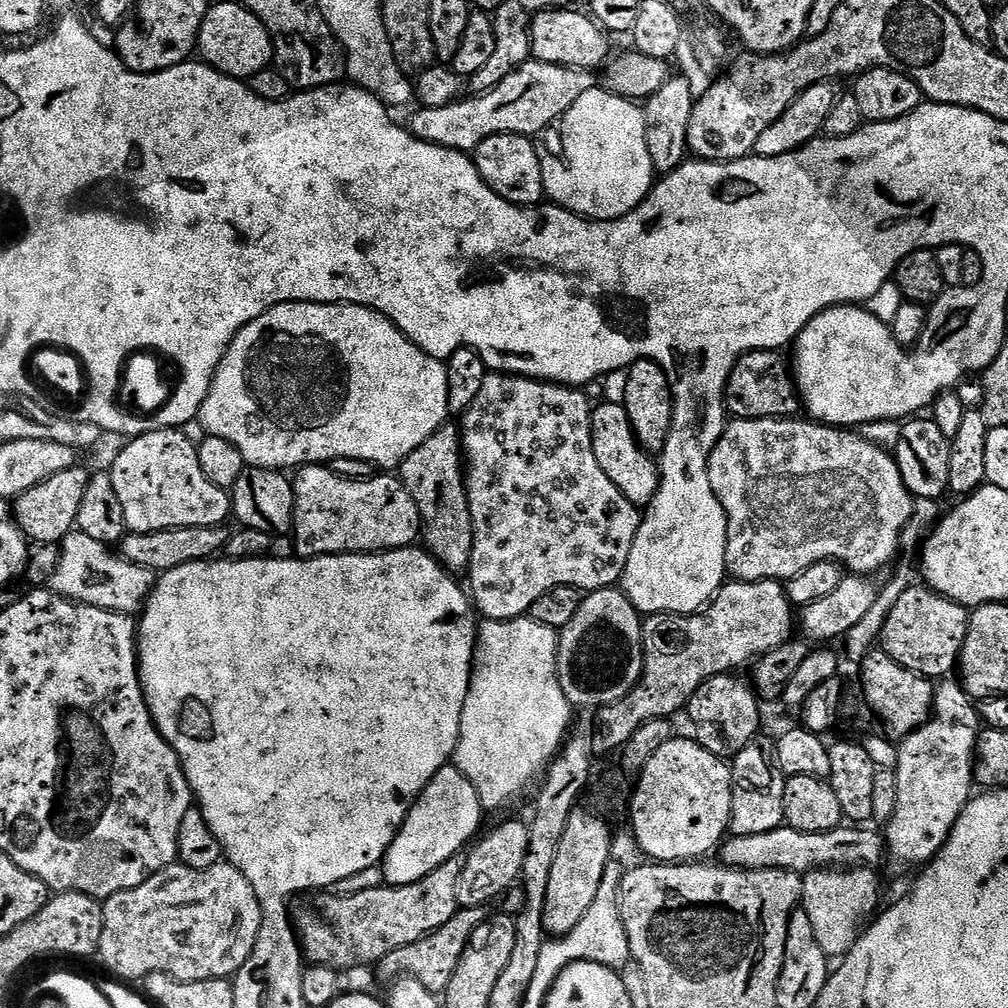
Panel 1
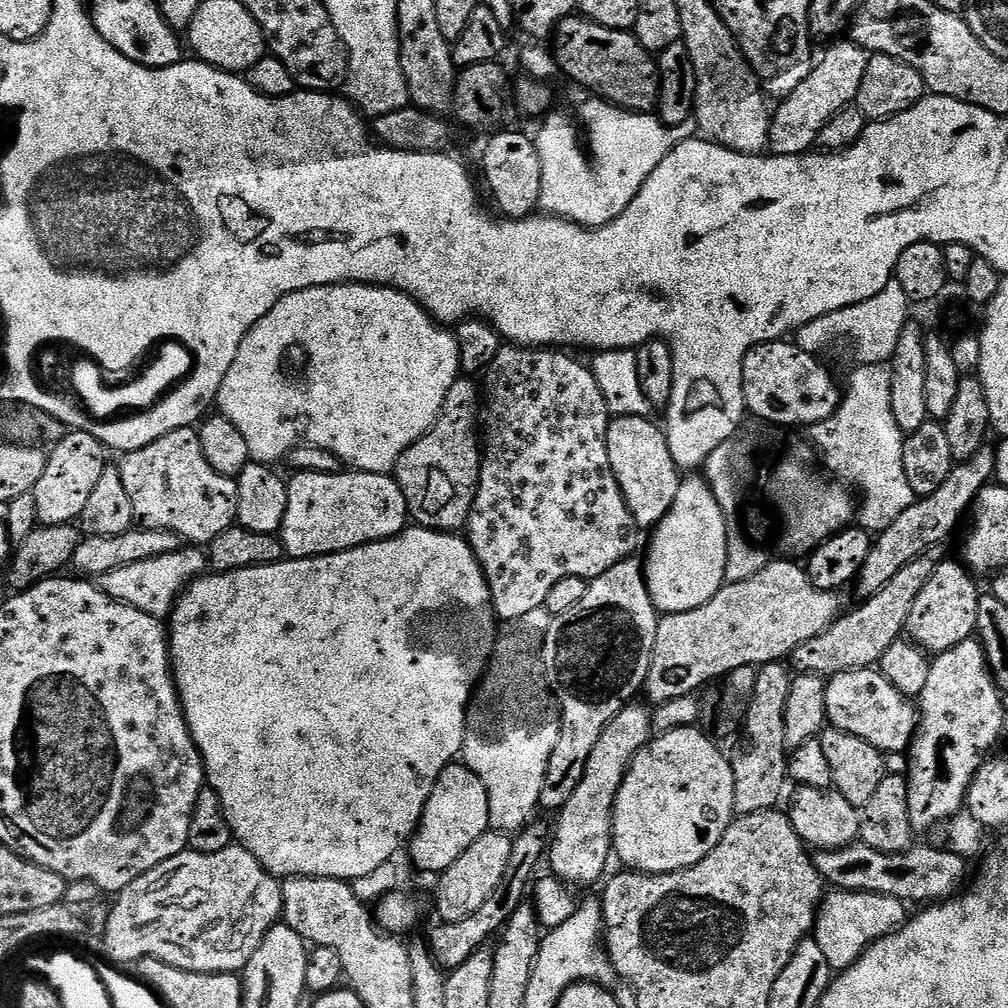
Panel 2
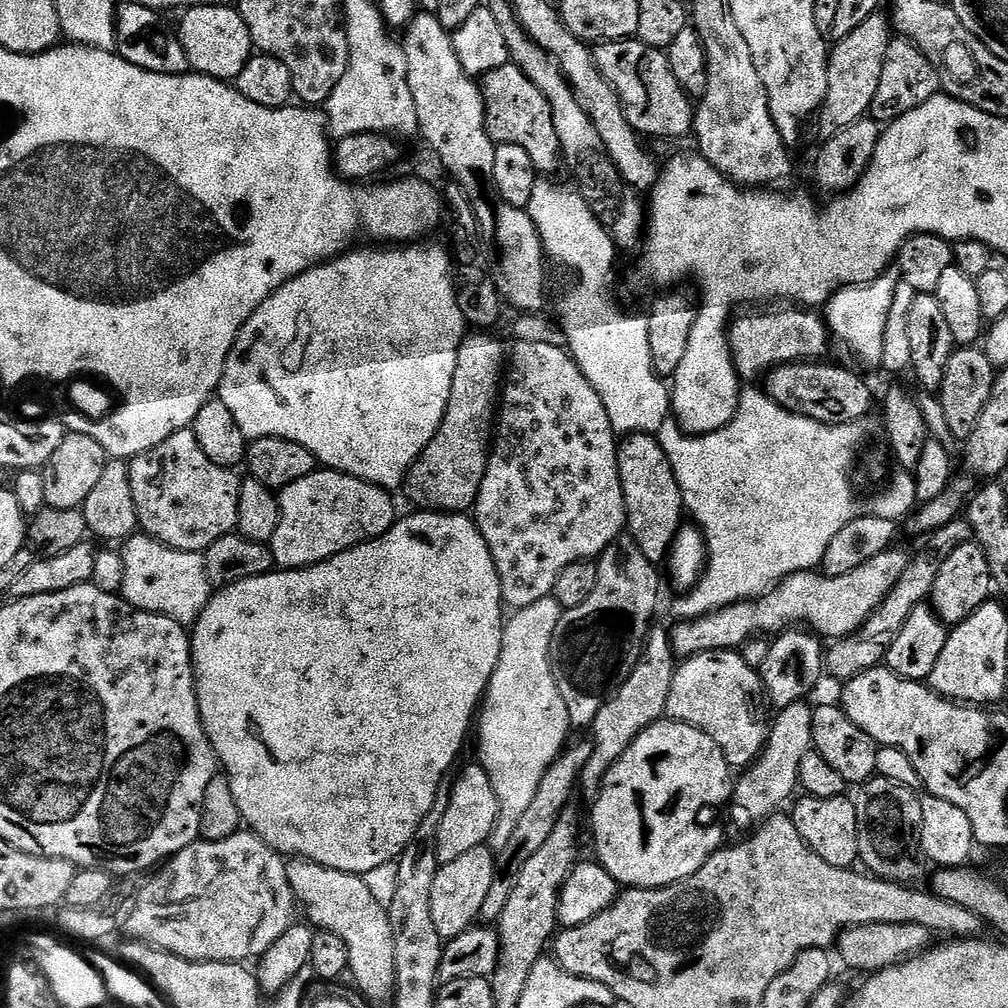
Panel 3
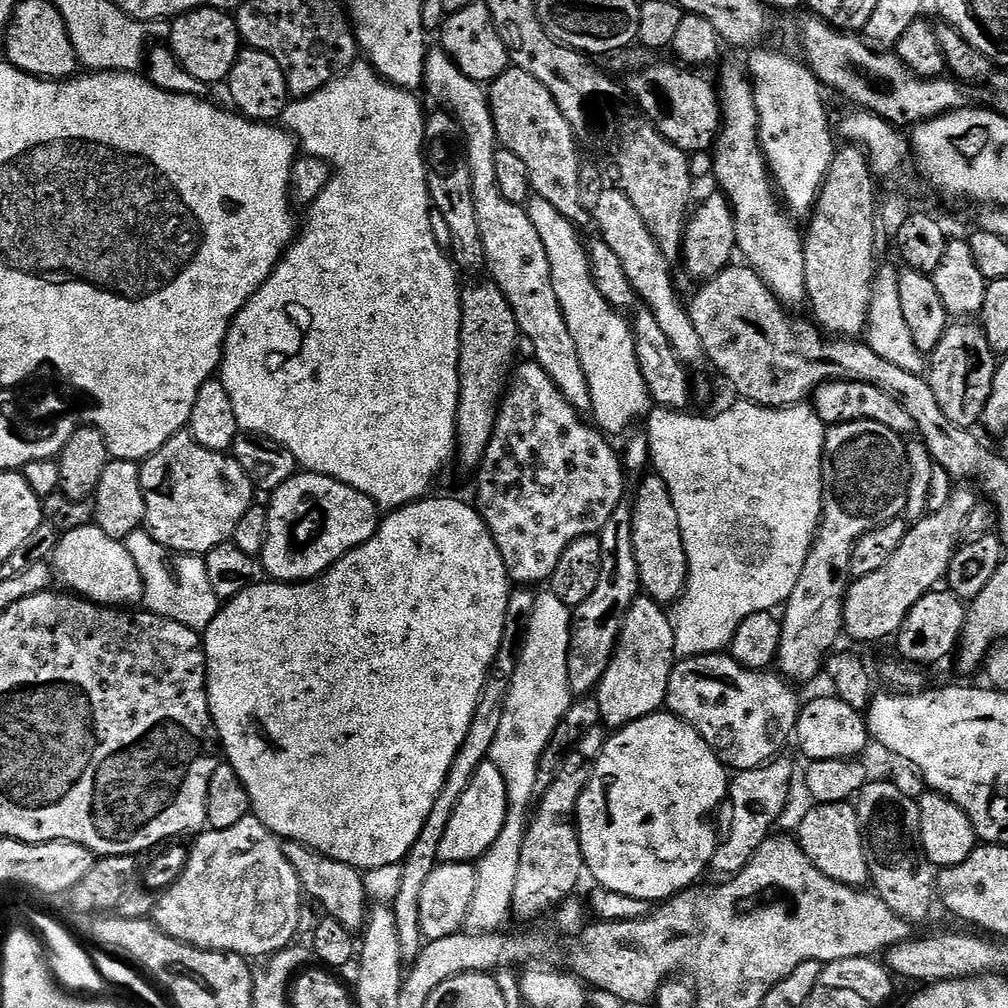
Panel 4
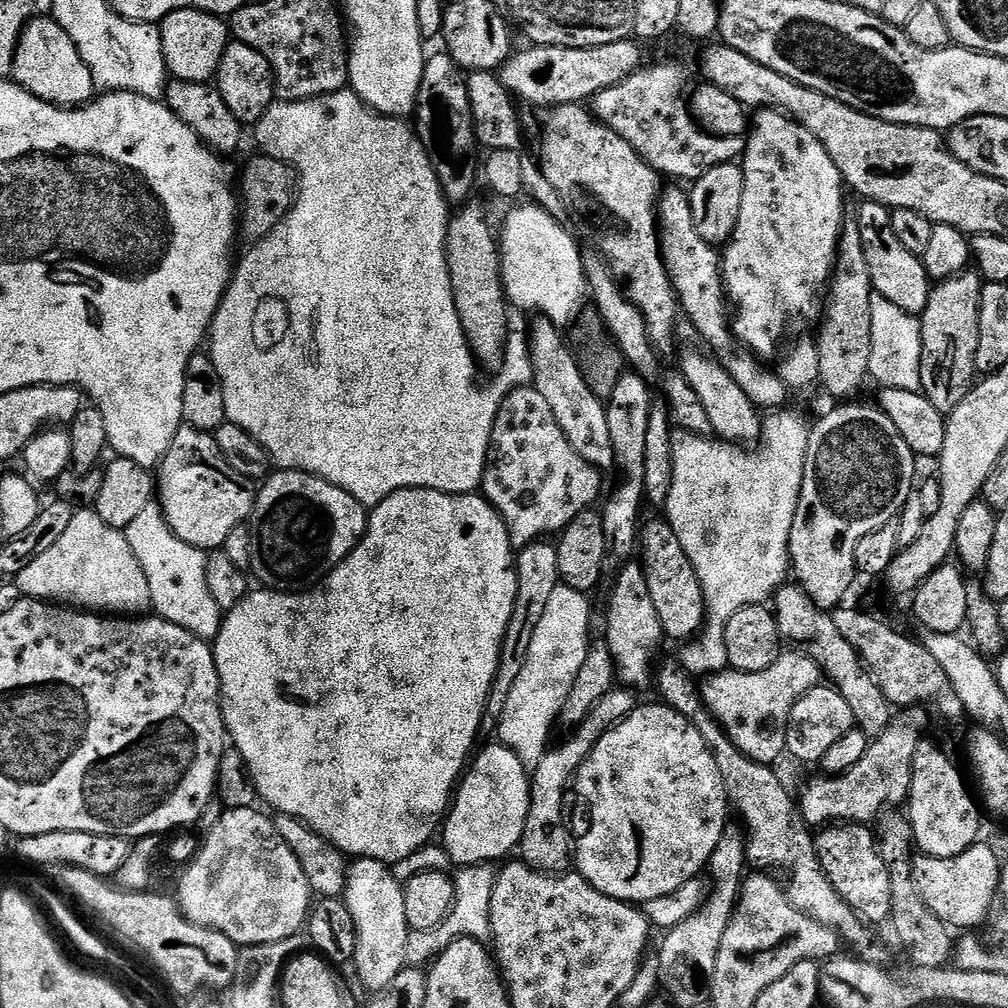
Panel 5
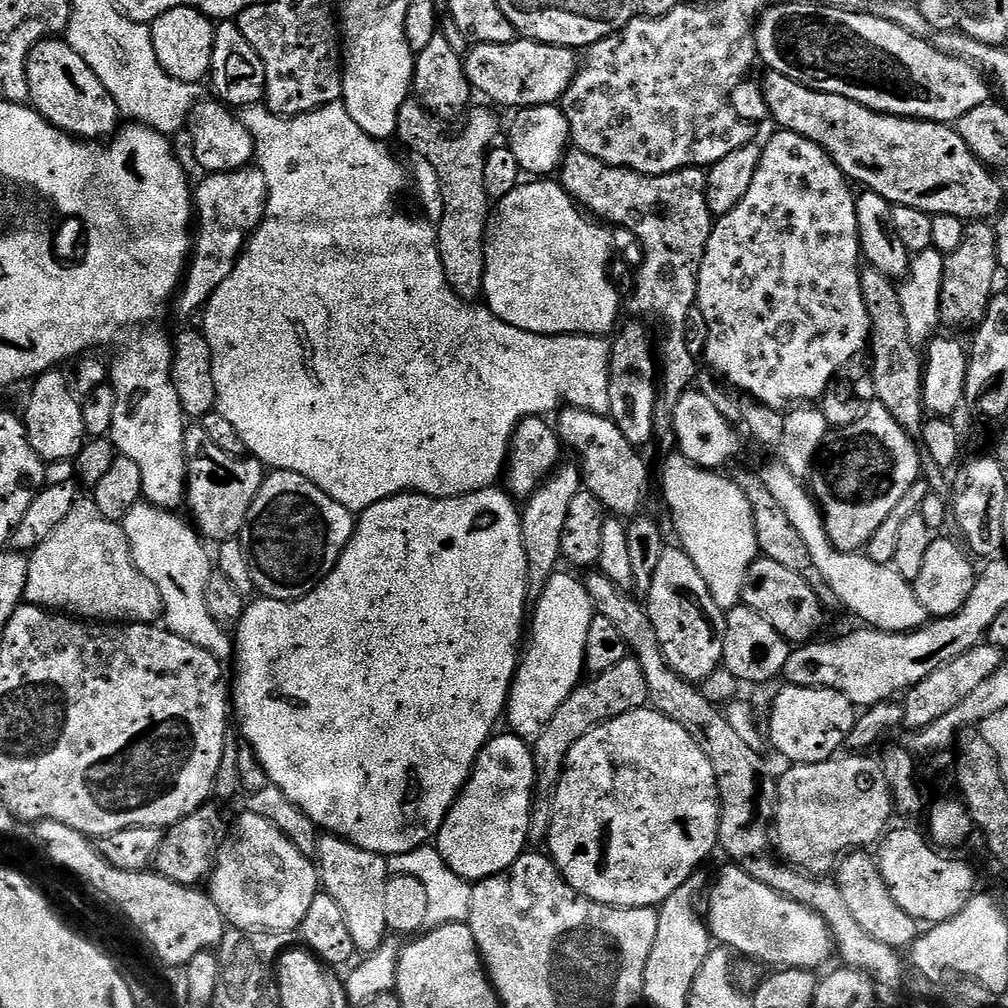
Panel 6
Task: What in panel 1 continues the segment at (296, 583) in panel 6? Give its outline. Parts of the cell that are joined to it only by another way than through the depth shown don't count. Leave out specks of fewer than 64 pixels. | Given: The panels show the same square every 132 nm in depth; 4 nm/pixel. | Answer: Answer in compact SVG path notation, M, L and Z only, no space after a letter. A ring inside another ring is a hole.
M310 464L295 473L296 519L294 552L297 557L342 556L350 552L392 552L417 543L421 535L420 511L406 486L395 475L378 474L372 480L338 478L331 467Z

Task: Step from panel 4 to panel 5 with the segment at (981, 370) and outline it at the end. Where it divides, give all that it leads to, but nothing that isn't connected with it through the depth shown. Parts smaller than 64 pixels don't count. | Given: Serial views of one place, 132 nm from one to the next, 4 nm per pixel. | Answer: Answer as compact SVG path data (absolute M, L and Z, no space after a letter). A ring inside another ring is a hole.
M965 270L959 276L937 283L920 320L922 391L927 400L934 402L934 410L945 414L962 406L978 380L976 355L980 333L981 287L981 277L972 270Z

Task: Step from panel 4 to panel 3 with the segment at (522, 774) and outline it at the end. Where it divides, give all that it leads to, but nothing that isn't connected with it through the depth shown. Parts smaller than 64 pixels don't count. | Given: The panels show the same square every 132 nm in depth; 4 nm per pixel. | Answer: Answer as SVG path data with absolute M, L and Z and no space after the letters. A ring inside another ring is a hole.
M551 598L511 613L504 625L498 666L478 709L478 763L486 770L490 786L494 786L494 798L498 798L498 818L487 843L496 854L518 827L518 821L538 790L538 782L542 782L542 774L546 774L570 740L566 702L562 702L550 670L550 642L554 630L558 630L561 615L560 605Z

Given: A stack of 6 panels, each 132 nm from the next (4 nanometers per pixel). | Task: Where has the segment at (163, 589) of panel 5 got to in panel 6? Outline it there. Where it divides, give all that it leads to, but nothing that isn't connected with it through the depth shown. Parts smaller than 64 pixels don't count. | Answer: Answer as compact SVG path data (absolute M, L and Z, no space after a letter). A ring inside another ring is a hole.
M137 502L131 505L123 513L122 527L132 557L138 570L158 586L164 603L162 620L168 631L186 638L186 642L194 642L194 646L202 646L220 661L227 661L227 656L229 659L234 652L233 637L224 633L227 632L225 625L213 618L207 602L208 583L214 571L213 557L204 549L205 541L199 531L187 519L184 521L176 515L180 514L156 504Z

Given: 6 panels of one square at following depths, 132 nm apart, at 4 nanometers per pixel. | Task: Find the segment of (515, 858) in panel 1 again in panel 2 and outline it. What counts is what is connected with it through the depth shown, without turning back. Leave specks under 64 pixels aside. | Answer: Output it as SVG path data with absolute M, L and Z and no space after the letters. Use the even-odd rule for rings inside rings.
M491 830L484 833L454 866L439 873L436 884L436 912L443 923L462 922L462 918L470 918L470 914L478 914L482 906L498 890L498 882L502 882L502 874L506 874L506 865L510 863L513 837L503 832Z

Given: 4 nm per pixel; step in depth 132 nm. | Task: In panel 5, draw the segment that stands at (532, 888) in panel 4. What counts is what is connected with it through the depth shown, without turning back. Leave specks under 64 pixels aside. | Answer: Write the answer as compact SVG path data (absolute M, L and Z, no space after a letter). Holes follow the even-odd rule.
M613 690L605 694L605 696L602 697L601 700L592 707L588 716L585 717L583 721L575 725L574 730L576 730L576 733L574 733L573 736L570 737L569 740L565 742L565 744L560 744L557 746L557 748L556 745L549 747L548 751L544 753L544 756L540 759L540 761L537 762L536 765L534 765L534 767L531 769L530 783L532 785L532 797L530 798L530 810L528 811L528 817L526 818L526 826L524 827L524 833L522 834L522 838L520 839L518 856L519 859L523 861L523 863L529 864L529 866L531 866L531 868L534 869L535 872L547 872L549 874L563 874L569 871L570 857L573 855L574 848L571 843L568 845L568 828L566 825L564 825L564 799L567 798L568 788L570 792L570 785L573 783L573 781L575 781L576 774L577 772L580 771L580 767L584 765L584 763L586 762L586 758L588 757L588 755L591 754L592 747L594 747L596 743L598 743L598 741L601 740L601 738L603 738L604 735L607 734L610 729L612 729L614 726L618 726L619 724L621 724L622 721L625 718L627 718L632 713L632 711L634 711L635 708L638 707L638 700L635 700L635 698L632 696L635 695L633 695L633 693L628 690Z

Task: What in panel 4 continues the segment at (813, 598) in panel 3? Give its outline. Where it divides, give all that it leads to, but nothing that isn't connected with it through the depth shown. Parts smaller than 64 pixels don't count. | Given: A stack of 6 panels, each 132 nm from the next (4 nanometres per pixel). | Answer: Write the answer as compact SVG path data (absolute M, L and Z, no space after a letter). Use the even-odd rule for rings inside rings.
M968 486L953 487L952 496L942 506L942 510L937 512L928 512L921 520L915 521L909 527L908 533L902 538L902 542L890 554L890 558L878 570L874 570L865 576L855 577L848 585L848 591L844 593L844 632L846 636L858 642L876 642L886 637L893 637L901 628L902 622L906 622L906 614L914 610L914 606L927 592L933 591L936 584L945 579L948 574L948 567L952 561L958 545L962 540L964 523L966 518L974 510L978 502L978 496L975 496Z

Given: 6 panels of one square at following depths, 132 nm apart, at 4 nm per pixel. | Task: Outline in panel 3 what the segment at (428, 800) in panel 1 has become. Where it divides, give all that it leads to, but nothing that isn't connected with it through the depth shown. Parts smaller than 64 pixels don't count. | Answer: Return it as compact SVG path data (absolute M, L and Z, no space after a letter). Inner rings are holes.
M472 762L458 772L455 773L452 792L447 793L448 805L446 814L442 814L442 826L438 826L436 853L440 864L454 862L469 850L485 847L498 818L498 798L494 798L494 786L490 786L484 767Z

